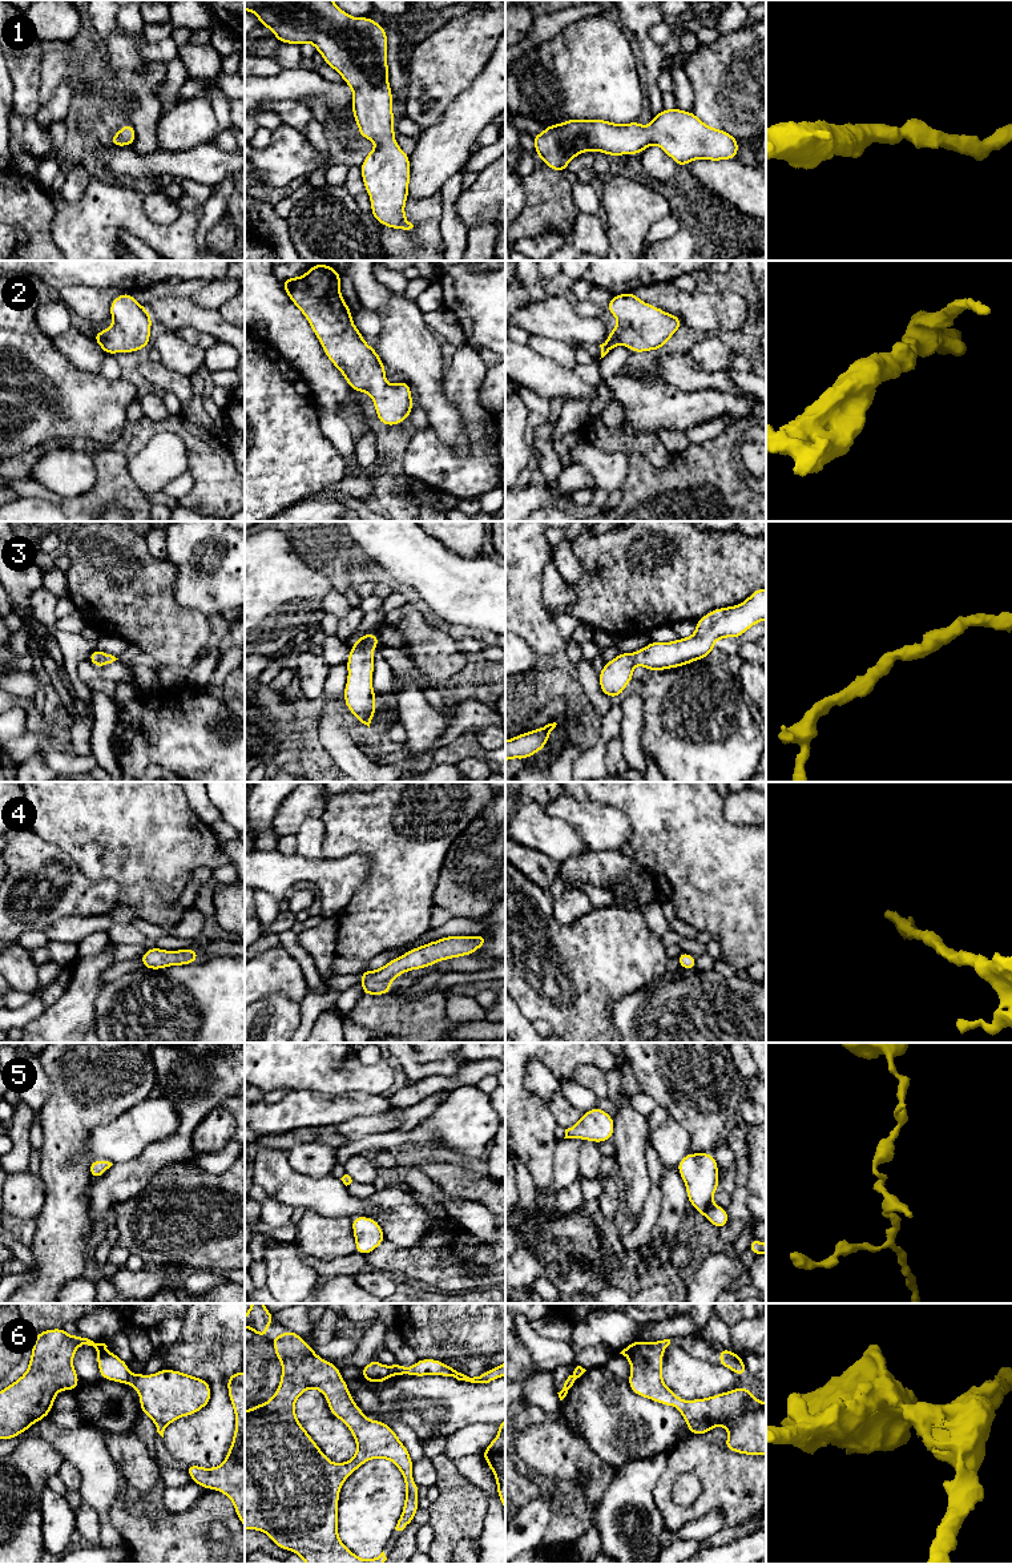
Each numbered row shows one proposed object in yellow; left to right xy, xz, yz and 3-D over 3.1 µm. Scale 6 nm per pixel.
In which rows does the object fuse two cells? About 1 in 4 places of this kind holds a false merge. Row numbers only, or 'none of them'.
6

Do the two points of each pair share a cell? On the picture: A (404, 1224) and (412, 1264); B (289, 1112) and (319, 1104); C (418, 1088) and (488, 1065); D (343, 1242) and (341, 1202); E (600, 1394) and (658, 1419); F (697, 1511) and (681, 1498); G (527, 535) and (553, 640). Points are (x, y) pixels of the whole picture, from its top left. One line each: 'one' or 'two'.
A: two
B: one
C: one
D: two
E: one
F: two
G: one

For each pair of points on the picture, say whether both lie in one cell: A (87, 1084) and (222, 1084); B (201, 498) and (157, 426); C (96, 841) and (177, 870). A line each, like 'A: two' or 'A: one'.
A: two
B: one
C: one

